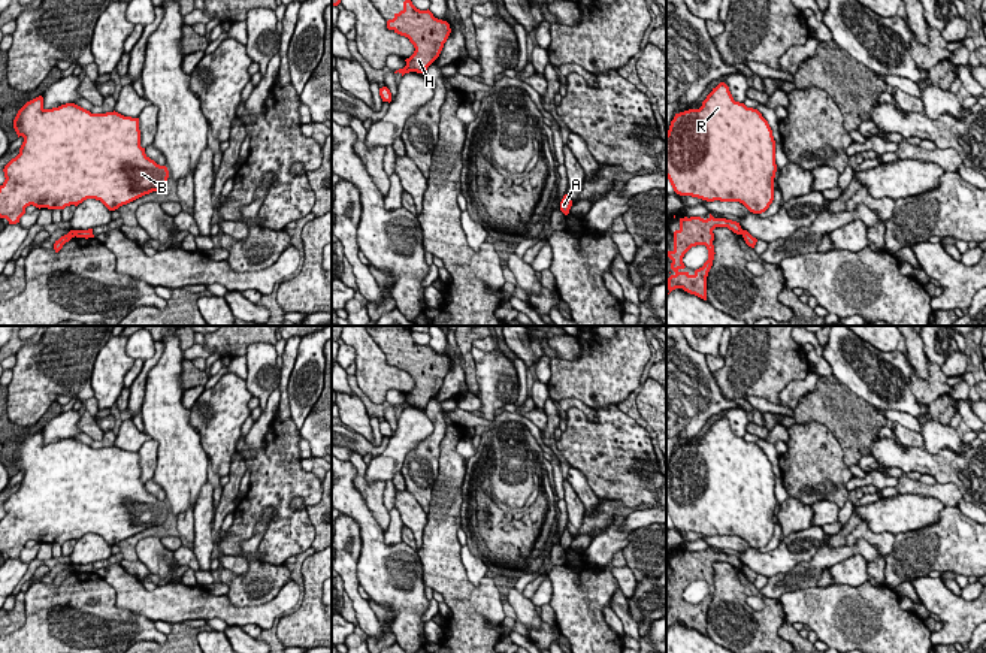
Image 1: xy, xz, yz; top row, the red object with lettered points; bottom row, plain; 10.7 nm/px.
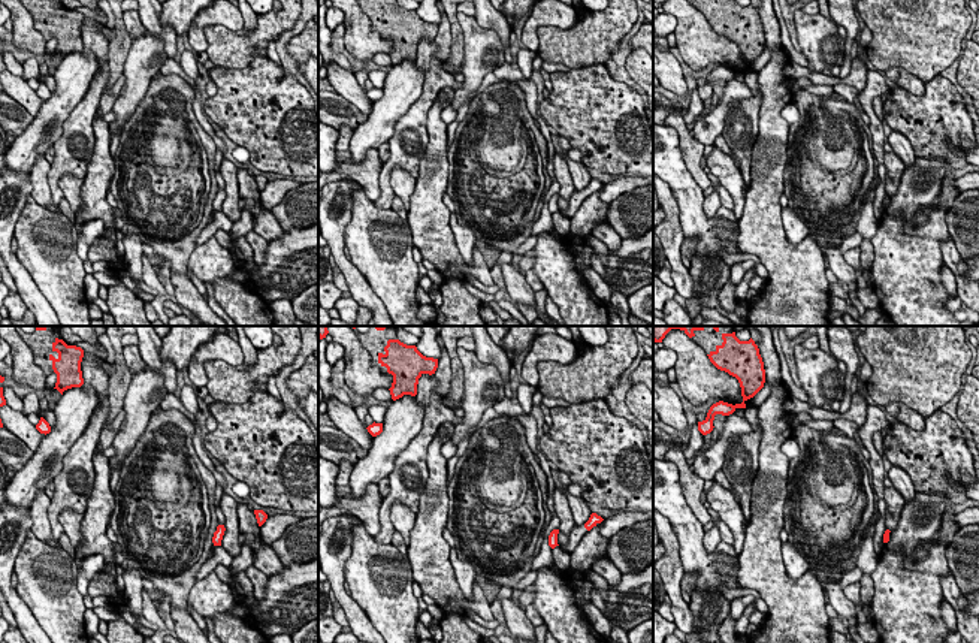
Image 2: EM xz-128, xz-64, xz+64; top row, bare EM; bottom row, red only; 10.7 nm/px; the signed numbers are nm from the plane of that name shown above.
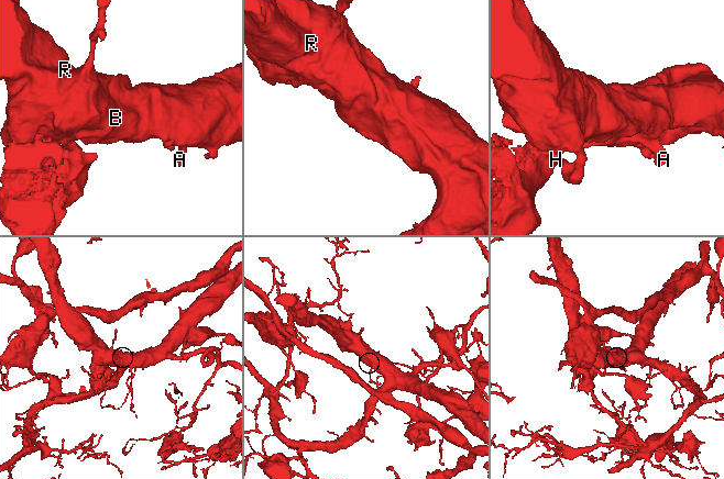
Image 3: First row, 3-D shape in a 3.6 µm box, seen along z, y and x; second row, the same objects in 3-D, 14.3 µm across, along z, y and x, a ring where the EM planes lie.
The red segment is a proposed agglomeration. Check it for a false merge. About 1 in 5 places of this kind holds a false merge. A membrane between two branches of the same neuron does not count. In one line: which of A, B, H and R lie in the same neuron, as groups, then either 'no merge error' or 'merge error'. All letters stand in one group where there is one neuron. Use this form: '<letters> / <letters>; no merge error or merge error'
A B R / H; merge error

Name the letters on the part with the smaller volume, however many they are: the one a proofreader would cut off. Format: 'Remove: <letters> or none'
Remove: H

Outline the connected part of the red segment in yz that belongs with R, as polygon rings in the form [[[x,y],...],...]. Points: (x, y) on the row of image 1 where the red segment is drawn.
[[[720,82],[699,109],[675,114],[666,133],[666,178],[680,196],[707,202],[740,202],[750,212],[765,212],[774,200],[775,140],[757,109],[735,102]]]

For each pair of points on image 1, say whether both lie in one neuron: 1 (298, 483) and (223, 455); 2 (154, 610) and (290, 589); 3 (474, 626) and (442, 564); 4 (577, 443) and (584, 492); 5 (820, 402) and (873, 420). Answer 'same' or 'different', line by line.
1: different
2: same
3: same
4: different
5: same

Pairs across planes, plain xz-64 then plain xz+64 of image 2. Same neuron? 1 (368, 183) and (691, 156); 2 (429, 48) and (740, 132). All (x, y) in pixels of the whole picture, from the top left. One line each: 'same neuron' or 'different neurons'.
1: same neuron
2: same neuron

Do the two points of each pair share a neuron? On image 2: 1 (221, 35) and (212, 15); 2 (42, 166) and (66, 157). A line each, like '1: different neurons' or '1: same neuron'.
1: different neurons
2: different neurons

